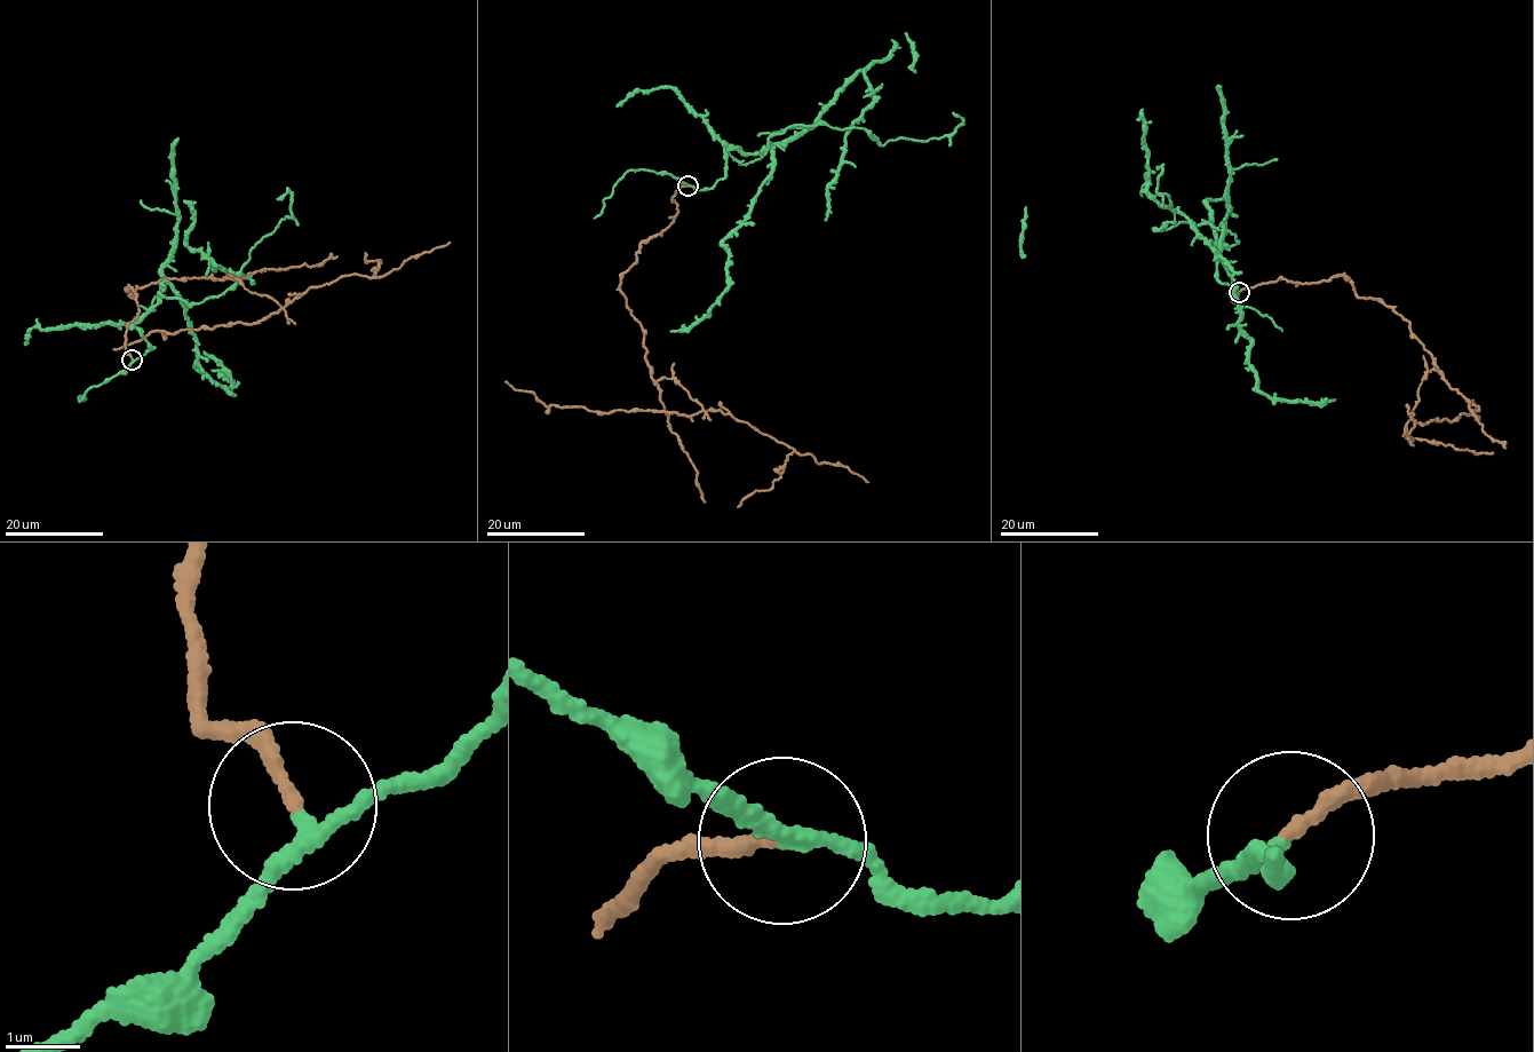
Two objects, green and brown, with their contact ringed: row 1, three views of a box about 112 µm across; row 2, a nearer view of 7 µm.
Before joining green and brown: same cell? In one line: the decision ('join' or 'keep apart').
keep apart

